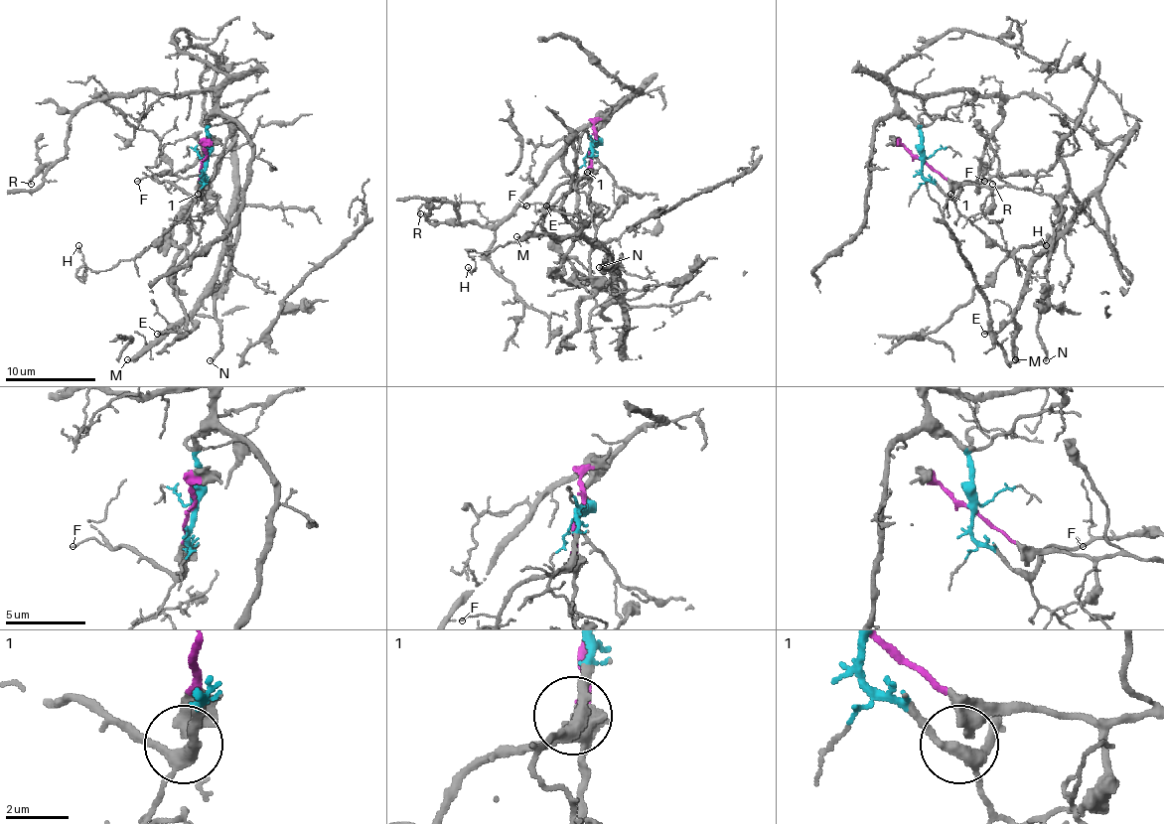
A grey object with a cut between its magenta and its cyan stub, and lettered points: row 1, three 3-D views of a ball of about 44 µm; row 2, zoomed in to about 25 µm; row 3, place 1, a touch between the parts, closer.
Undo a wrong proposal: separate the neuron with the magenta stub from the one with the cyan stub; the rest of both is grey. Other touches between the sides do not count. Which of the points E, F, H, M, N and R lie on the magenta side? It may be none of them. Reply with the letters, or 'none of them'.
E, M, N

